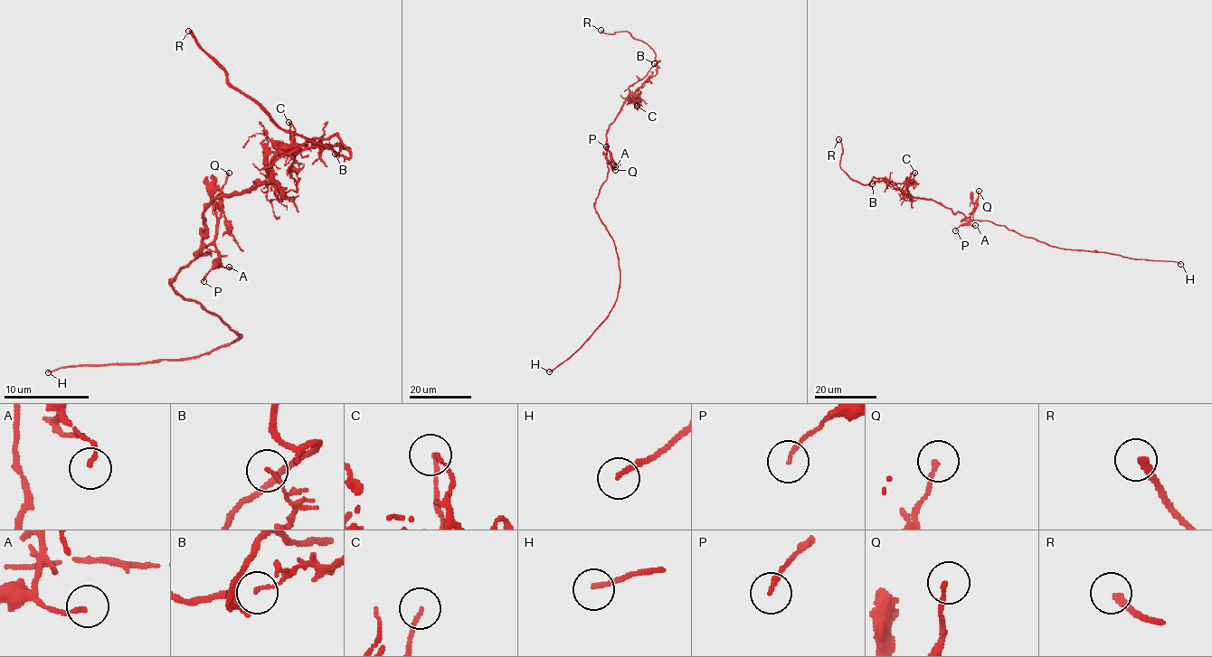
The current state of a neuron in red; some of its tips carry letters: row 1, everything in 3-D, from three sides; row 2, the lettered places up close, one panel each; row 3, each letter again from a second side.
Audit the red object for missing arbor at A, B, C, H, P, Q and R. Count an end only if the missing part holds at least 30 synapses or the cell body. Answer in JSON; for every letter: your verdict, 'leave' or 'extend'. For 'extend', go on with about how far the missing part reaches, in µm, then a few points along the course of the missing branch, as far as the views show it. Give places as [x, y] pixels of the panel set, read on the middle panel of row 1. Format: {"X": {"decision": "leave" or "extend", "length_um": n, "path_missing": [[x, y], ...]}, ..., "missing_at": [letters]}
{"A": {"decision": "leave"}, "B": {"decision": "leave"}, "C": {"decision": "leave"}, "H": {"decision": "extend", "length_um": 70, "path_missing": [[549, 371], [532, 385], [515, 389], [477, 370], [449, 364], [429, 353], [413, 337], [405, 334], [414, 332]]}, "P": {"decision": "leave"}, "Q": {"decision": "leave"}, "R": {"decision": "leave"}, "missing_at": ["H"]}

